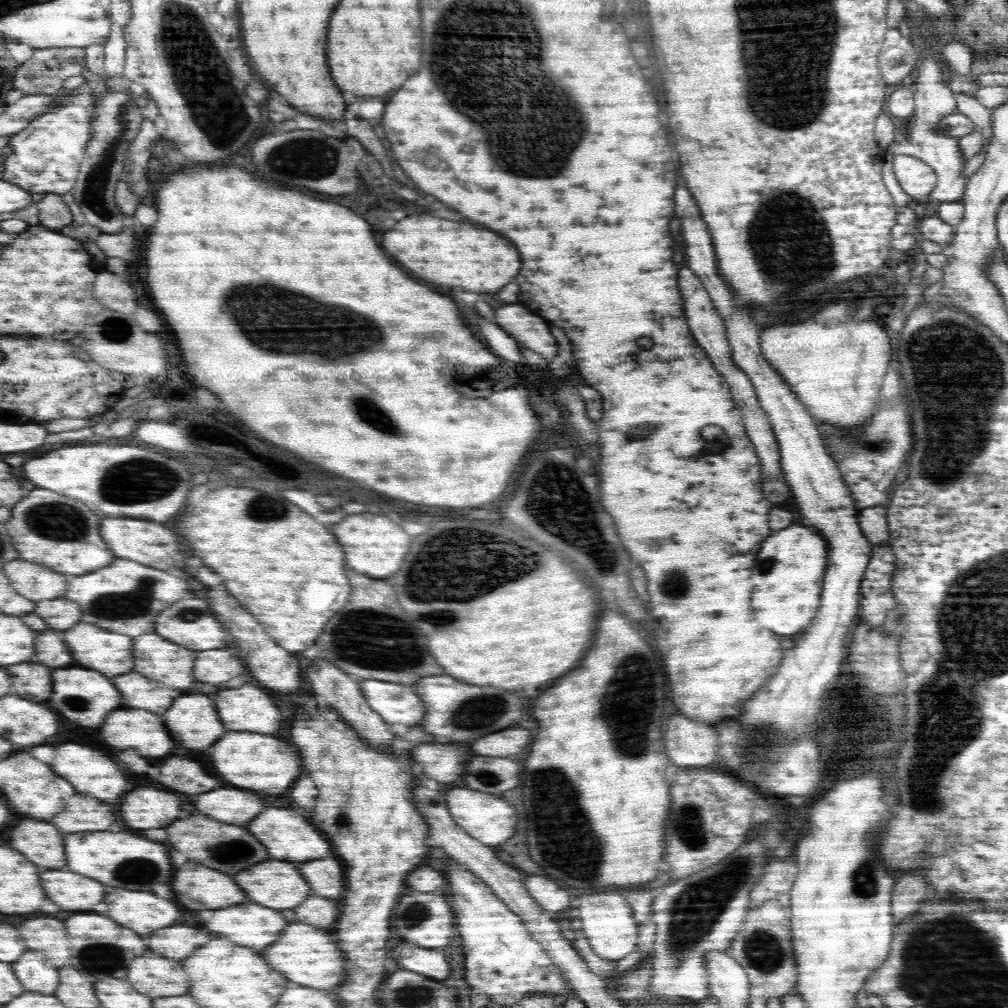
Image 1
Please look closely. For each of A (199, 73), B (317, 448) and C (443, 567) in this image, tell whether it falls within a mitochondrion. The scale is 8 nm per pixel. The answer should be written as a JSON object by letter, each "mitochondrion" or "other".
{"A":"mitochondrion","B":"other","C":"mitochondrion"}

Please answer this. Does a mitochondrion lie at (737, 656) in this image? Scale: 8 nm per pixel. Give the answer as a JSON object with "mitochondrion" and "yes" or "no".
{"mitochondrion":"no"}

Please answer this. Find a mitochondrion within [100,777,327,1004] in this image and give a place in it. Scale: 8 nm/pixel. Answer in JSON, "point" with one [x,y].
{"point":[232,852]}

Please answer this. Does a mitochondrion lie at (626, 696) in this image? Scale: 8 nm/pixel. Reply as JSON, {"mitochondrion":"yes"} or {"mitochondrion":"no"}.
{"mitochondrion":"yes"}

